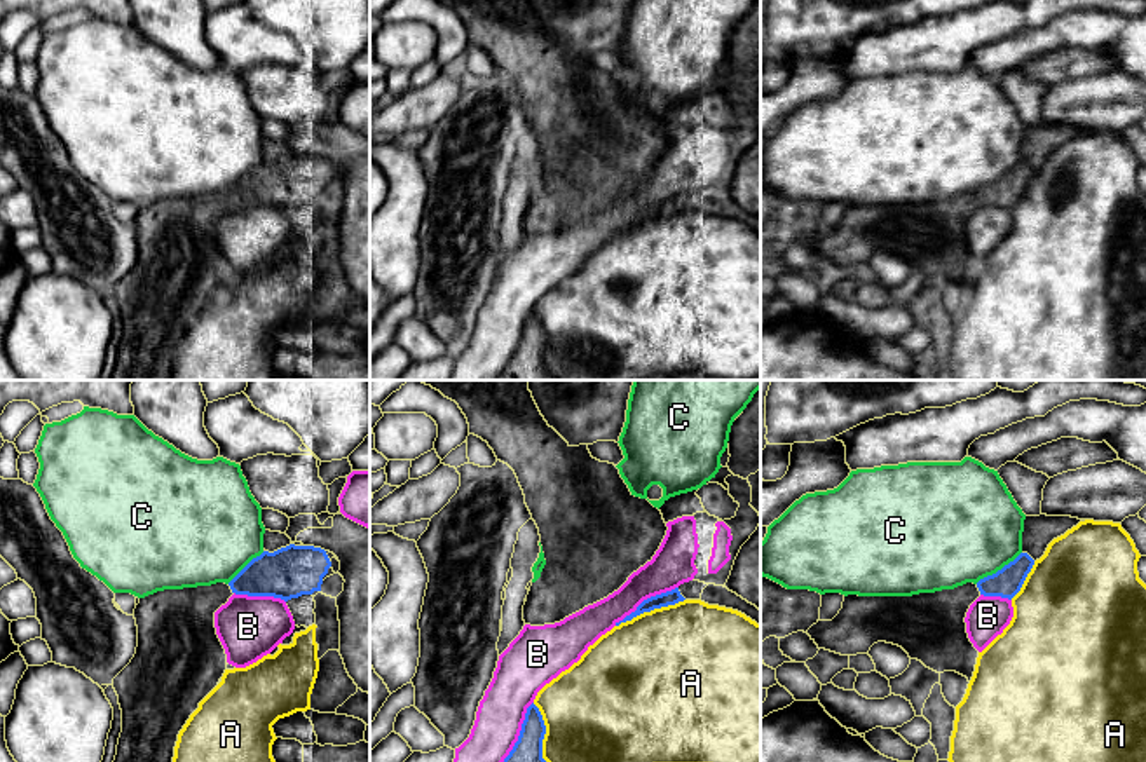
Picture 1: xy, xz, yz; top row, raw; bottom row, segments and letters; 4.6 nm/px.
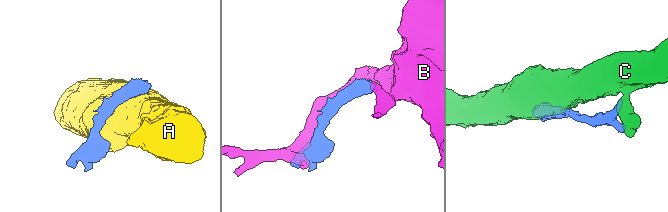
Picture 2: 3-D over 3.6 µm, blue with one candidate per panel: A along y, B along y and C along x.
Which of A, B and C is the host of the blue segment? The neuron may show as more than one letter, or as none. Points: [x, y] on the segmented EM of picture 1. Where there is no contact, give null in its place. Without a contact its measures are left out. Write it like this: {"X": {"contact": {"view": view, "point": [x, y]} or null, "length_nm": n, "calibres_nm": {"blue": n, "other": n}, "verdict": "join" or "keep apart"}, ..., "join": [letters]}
{"A": {"contact": {"view": "xz", "point": [649, 611]}, "length_nm": 340, "calibres_nm": {"blue": 70, "other": 500}, "verdict": "keep apart"}, "B": {"contact": {"view": "xz", "point": [648, 598]}, "length_nm": 340, "calibres_nm": {"blue": 70, "other": 190}, "verdict": "keep apart"}, "C": {"contact": {"view": "yz", "point": [998, 571]}, "length_nm": 260, "calibres_nm": {"blue": 140, "other": 480}, "verdict": "keep apart"}, "join": []}

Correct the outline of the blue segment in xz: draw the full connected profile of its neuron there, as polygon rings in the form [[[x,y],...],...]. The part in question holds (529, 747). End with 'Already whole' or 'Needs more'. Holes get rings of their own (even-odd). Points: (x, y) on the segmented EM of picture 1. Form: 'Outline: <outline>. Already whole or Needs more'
Outline: [[[532,703],[527,708],[518,741],[504,762],[546,762],[542,759],[542,739],[546,725],[539,708]]]. Already whole

